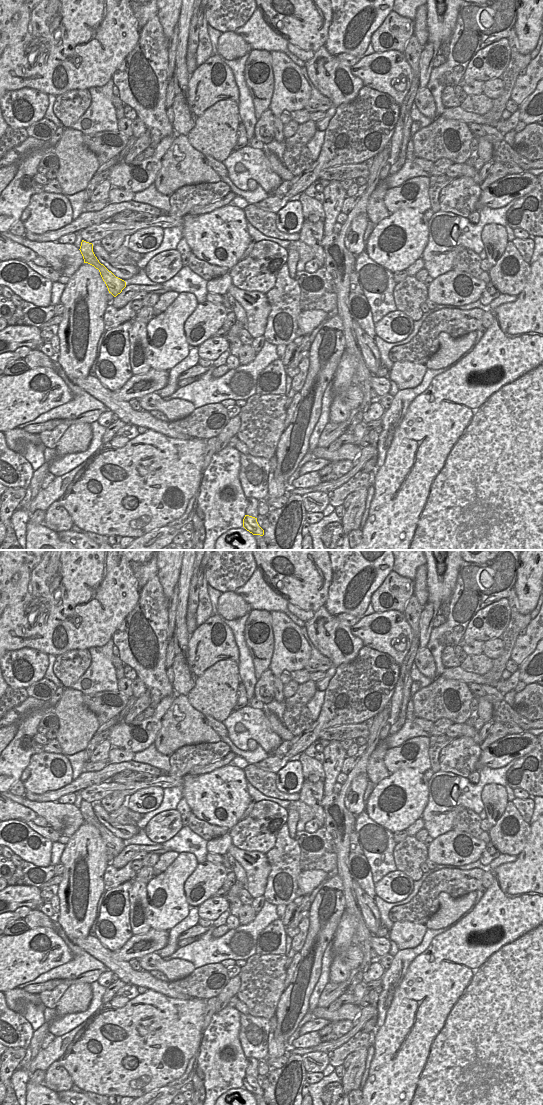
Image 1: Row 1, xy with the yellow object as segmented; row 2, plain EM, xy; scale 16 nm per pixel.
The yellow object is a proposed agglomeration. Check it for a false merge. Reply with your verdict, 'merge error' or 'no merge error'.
no merge error

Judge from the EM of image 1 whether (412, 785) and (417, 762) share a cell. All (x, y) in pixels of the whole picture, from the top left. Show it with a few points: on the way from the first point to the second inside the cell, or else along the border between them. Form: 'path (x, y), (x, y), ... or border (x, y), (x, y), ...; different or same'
border (423, 772), (414, 768), (400, 768), (392, 773); different

